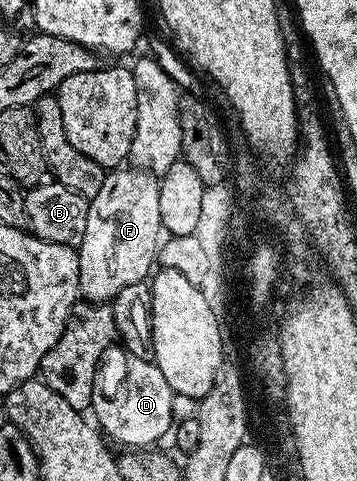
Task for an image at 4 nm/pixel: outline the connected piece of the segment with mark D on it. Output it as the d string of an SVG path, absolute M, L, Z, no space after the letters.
M128 358L127 372L119 383L112 399L96 398L93 403L93 412L99 418L98 426L108 440L116 439L127 449L147 449L163 434L170 432L173 427L171 418L175 415L177 396L171 390L169 381L165 381L165 373L155 362L146 359Z

